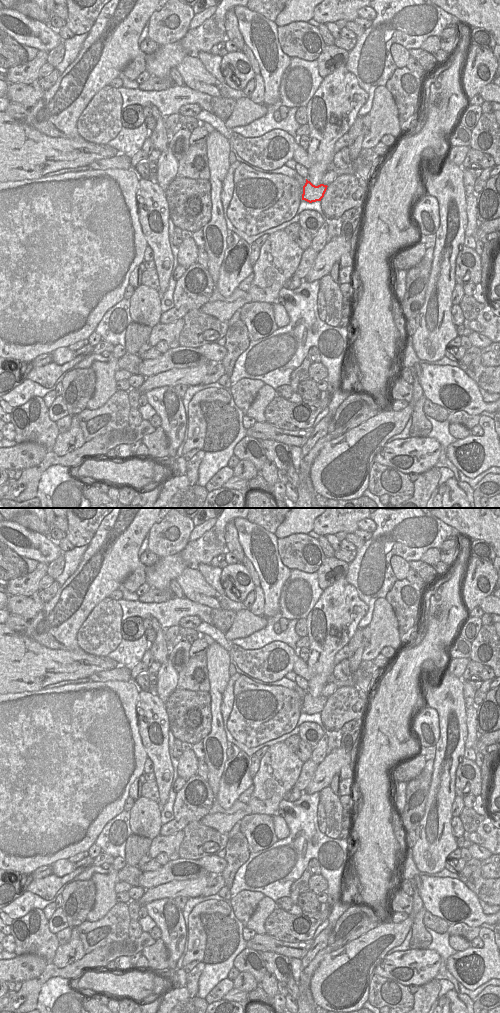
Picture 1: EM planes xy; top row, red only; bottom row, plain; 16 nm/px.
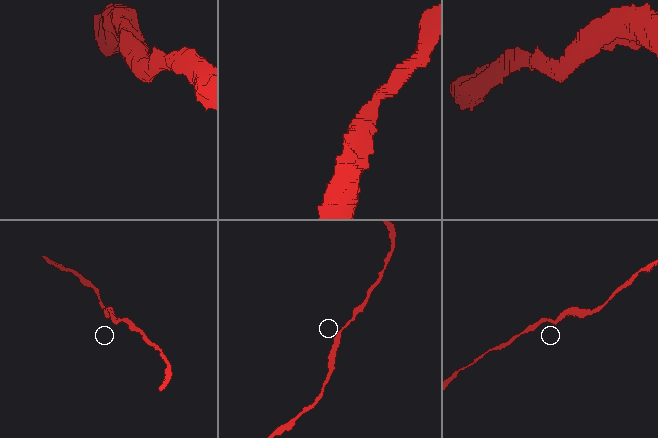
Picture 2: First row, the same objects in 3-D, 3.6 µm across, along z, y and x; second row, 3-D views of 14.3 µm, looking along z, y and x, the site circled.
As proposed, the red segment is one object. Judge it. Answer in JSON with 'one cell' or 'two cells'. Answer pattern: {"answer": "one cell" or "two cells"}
{"answer": "one cell"}

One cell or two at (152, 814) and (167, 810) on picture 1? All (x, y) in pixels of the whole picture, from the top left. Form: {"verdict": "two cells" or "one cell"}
{"verdict": "two cells"}

